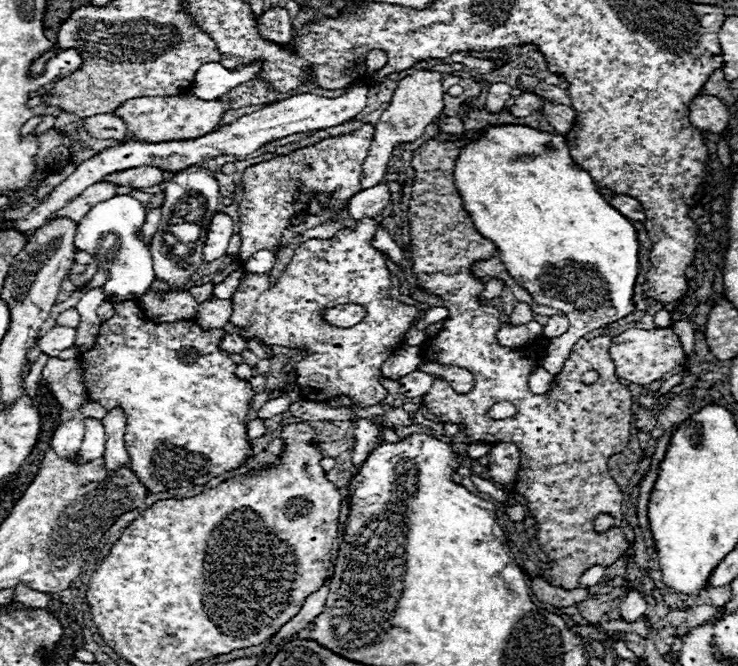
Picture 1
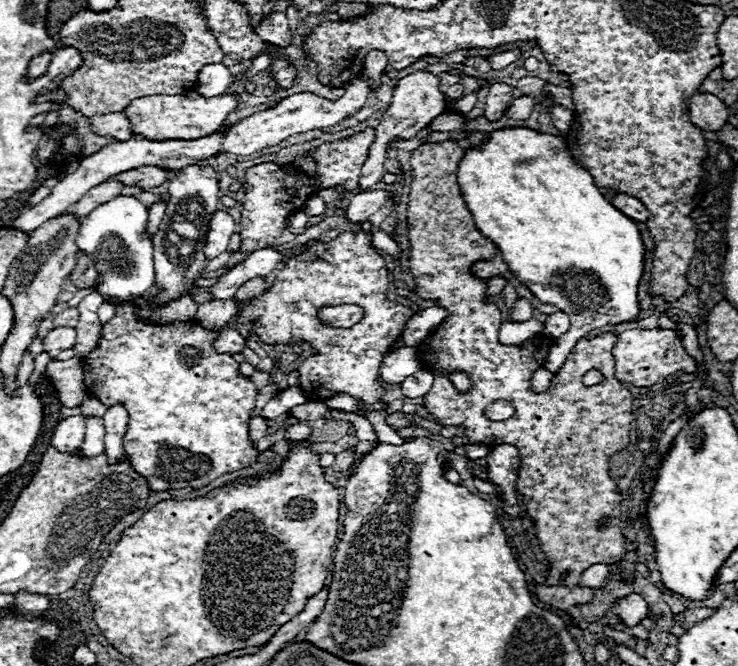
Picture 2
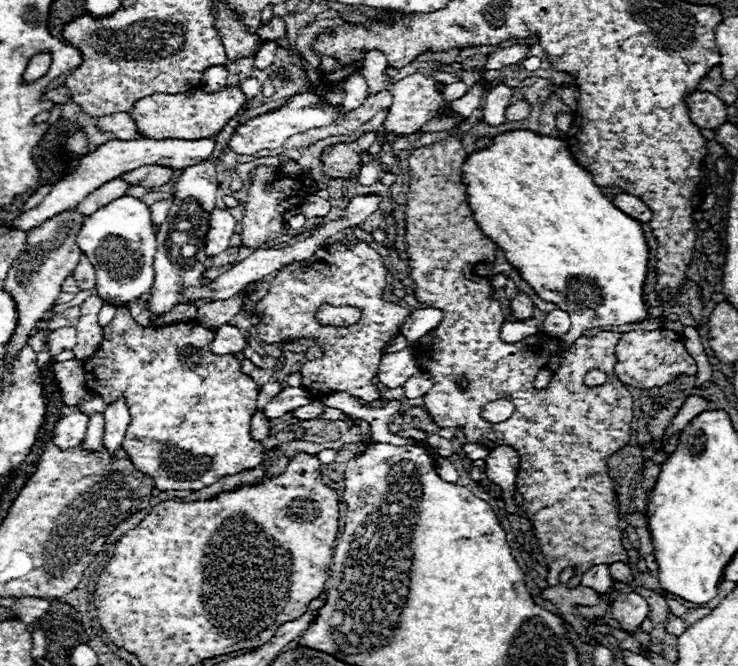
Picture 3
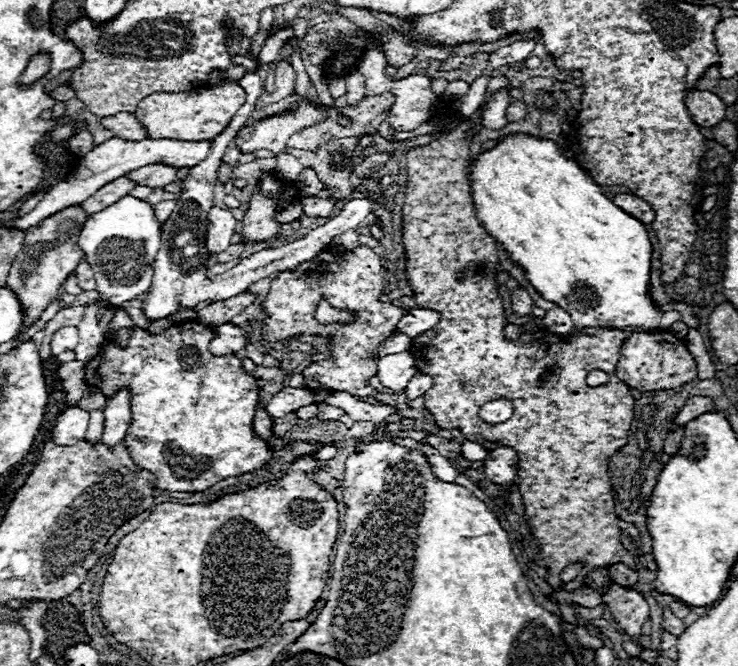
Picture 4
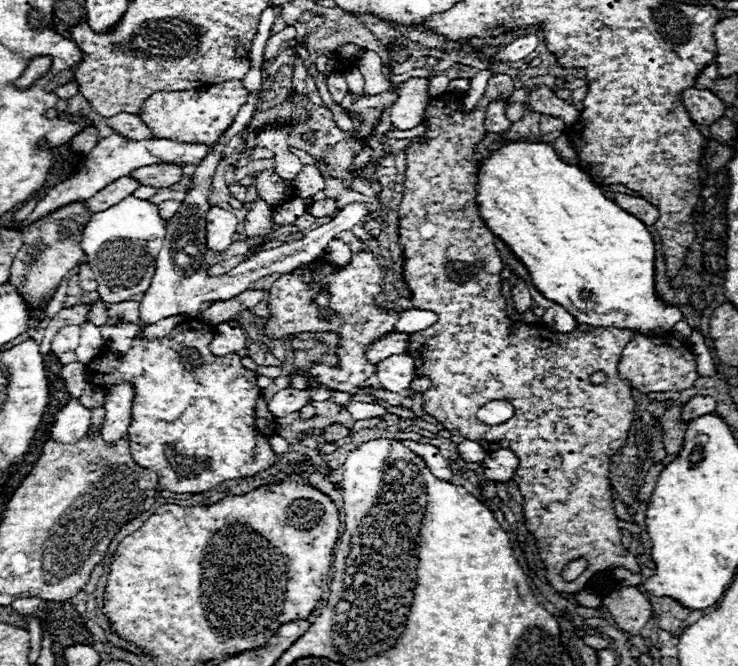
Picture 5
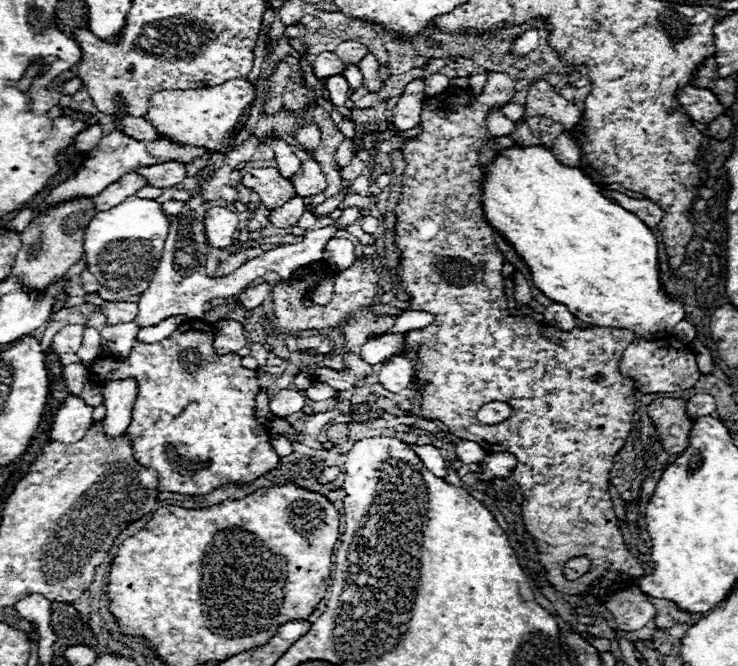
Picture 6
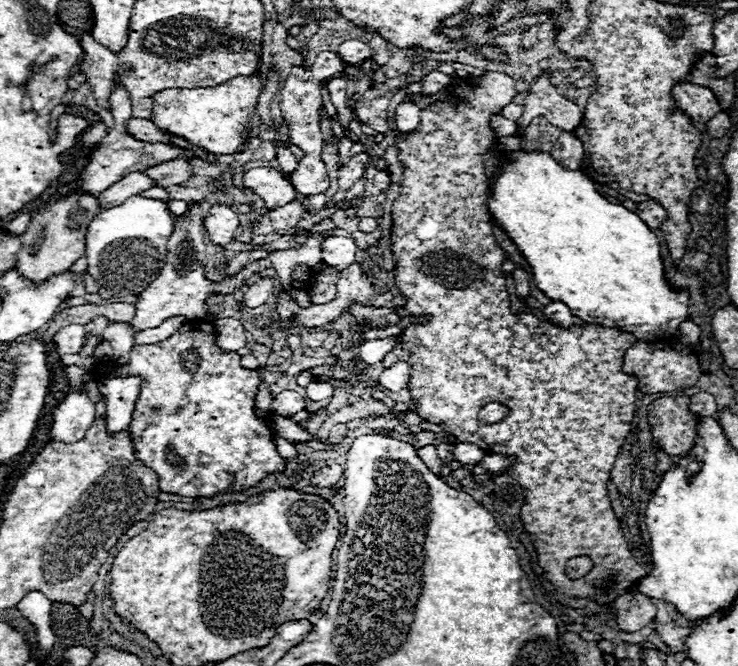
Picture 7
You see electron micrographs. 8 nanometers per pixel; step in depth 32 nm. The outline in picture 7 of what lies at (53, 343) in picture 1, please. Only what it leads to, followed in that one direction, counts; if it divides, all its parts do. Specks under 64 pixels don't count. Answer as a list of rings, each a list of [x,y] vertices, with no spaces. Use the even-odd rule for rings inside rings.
[[[82,324],[64,326],[54,336],[56,352],[58,354],[78,354],[80,348],[82,348],[82,344],[84,344],[84,334],[86,334],[86,330],[84,330]]]

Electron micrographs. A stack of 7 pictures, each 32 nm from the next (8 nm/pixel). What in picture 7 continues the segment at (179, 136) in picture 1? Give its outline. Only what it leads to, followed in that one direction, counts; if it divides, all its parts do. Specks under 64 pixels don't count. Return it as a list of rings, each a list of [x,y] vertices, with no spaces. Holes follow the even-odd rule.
[[[236,76],[212,88],[170,88],[156,94],[152,116],[148,120],[172,136],[180,136],[190,144],[204,144],[208,152],[232,154],[240,152],[246,144],[244,134],[250,128],[250,116],[258,104],[258,96],[266,84],[260,76]]]

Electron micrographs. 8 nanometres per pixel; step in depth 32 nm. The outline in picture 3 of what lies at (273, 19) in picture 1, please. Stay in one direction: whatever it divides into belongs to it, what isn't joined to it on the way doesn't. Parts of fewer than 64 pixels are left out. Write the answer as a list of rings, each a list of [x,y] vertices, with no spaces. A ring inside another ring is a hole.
[[[274,16],[274,18],[268,22],[268,26],[260,26],[260,28],[256,30],[256,34],[258,34],[262,40],[276,40],[282,48],[286,48],[286,46],[290,44],[286,22],[284,22],[284,18],[280,18],[280,16]]]

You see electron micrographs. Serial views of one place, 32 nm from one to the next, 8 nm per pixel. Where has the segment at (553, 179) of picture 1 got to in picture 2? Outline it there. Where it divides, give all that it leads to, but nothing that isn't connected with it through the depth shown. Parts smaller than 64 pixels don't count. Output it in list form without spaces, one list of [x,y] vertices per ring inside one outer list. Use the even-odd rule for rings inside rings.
[[[530,128],[494,130],[484,144],[464,150],[456,174],[466,208],[472,212],[482,236],[498,246],[510,272],[532,290],[542,304],[552,304],[568,312],[570,329],[553,340],[544,364],[546,370],[558,372],[576,340],[586,332],[606,324],[626,322],[640,312],[636,294],[642,276],[644,246],[638,226],[600,194],[592,176],[572,160],[562,136],[542,134]]]

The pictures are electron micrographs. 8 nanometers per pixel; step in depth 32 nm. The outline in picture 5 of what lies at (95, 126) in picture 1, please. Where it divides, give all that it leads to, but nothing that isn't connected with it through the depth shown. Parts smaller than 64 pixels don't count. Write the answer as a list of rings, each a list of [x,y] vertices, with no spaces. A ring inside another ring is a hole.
[[[126,112],[106,118],[106,124],[110,128],[114,128],[116,134],[120,134],[128,140],[150,140],[152,138],[150,128],[138,116],[132,116],[132,114],[126,114]]]

